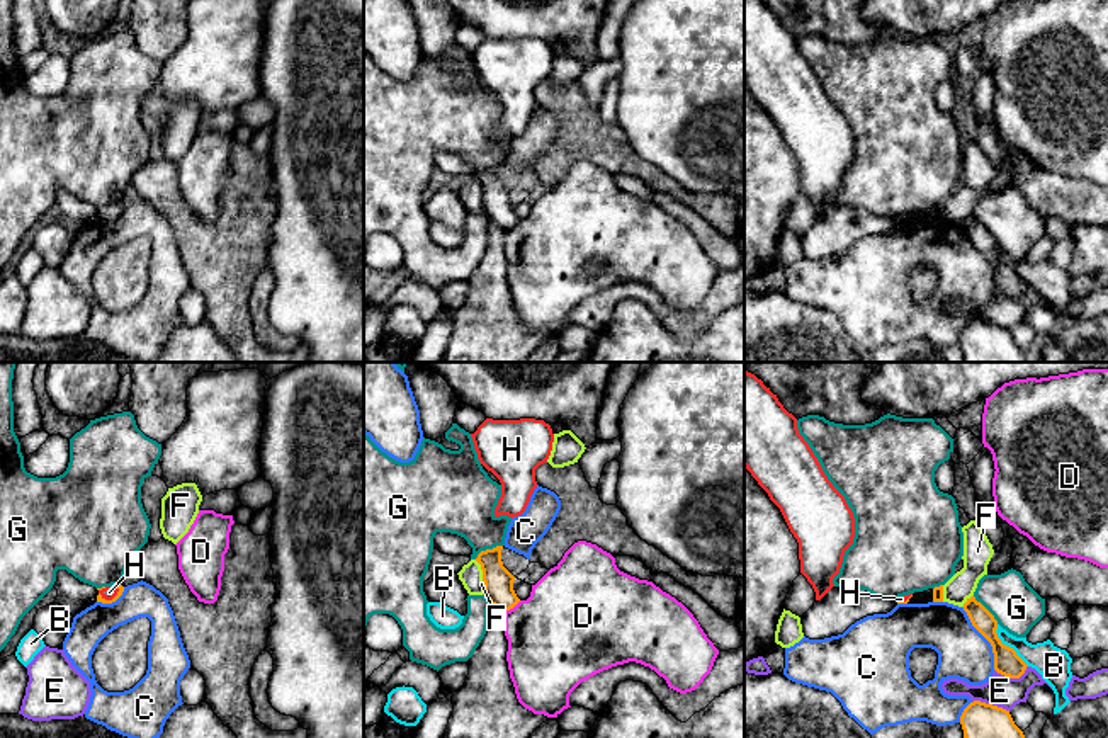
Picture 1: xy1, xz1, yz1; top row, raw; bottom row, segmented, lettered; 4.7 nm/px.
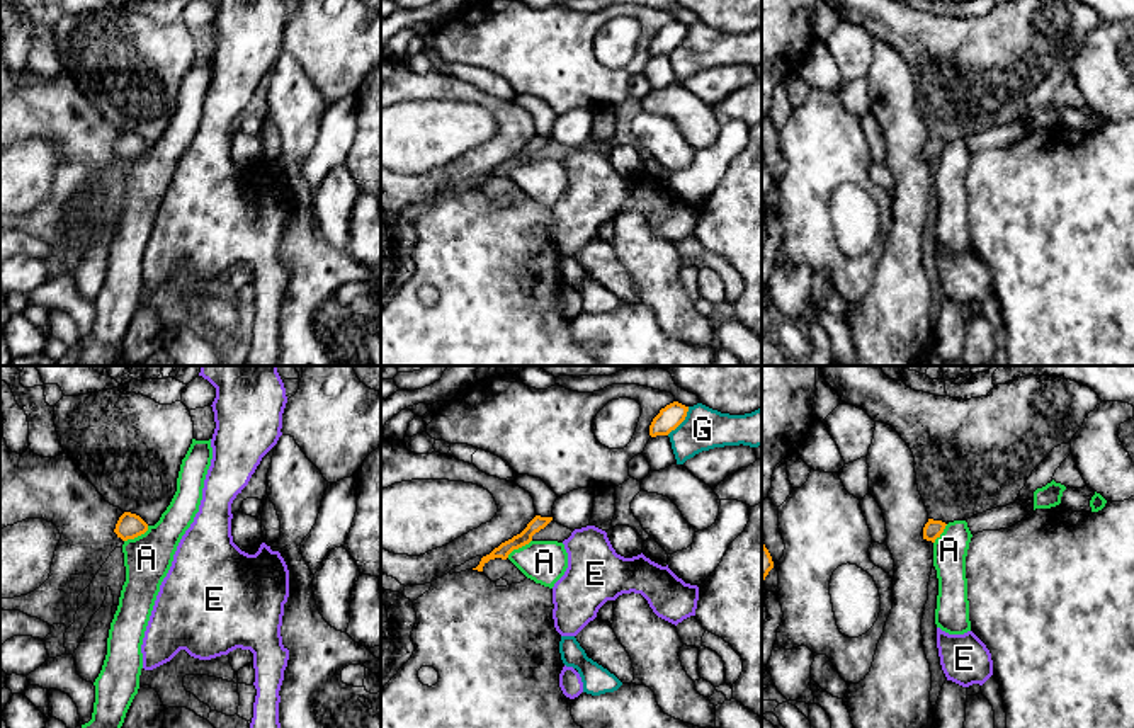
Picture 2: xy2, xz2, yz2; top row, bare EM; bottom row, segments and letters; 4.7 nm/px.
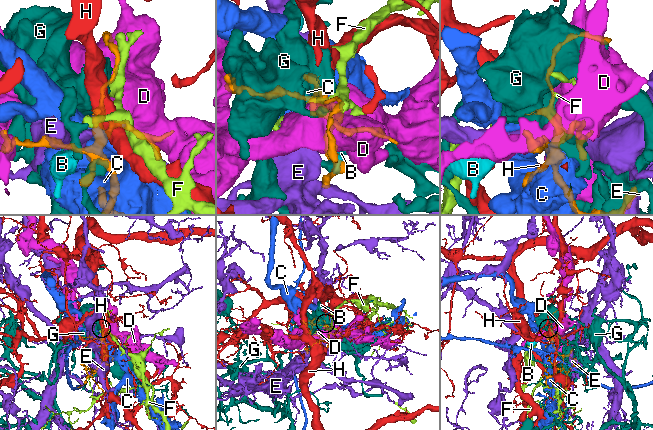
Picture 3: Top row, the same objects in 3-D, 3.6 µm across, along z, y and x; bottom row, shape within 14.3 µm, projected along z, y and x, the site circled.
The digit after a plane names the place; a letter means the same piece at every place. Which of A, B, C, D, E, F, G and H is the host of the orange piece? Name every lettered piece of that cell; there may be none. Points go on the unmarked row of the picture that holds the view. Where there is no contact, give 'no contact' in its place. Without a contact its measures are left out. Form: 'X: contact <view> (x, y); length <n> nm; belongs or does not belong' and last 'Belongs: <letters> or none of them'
A: contact xy2 (136, 155); length 140 nm; does not belong
B: contact yz1 (1005, 264); length 260 nm; does not belong
C: contact yz1 (984, 255); length 340 nm; does not belong
D: contact xz1 (512, 227); length 100 nm; does not belong
E: contact yz1 (1011, 296); length 160 nm; does not belong
F: contact xz1 (483, 196); length 170 nm; does not belong
G: contact yz1 (986, 228); length 180 nm; does not belong
H: contact xy1 (109, 220); length 110 nm; belongs
Belongs: H

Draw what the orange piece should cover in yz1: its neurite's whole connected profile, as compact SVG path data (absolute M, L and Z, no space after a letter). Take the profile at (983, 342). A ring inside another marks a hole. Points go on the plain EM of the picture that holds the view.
M981 320L964 328L960 343L965 362L1026 362L1009 330Z

